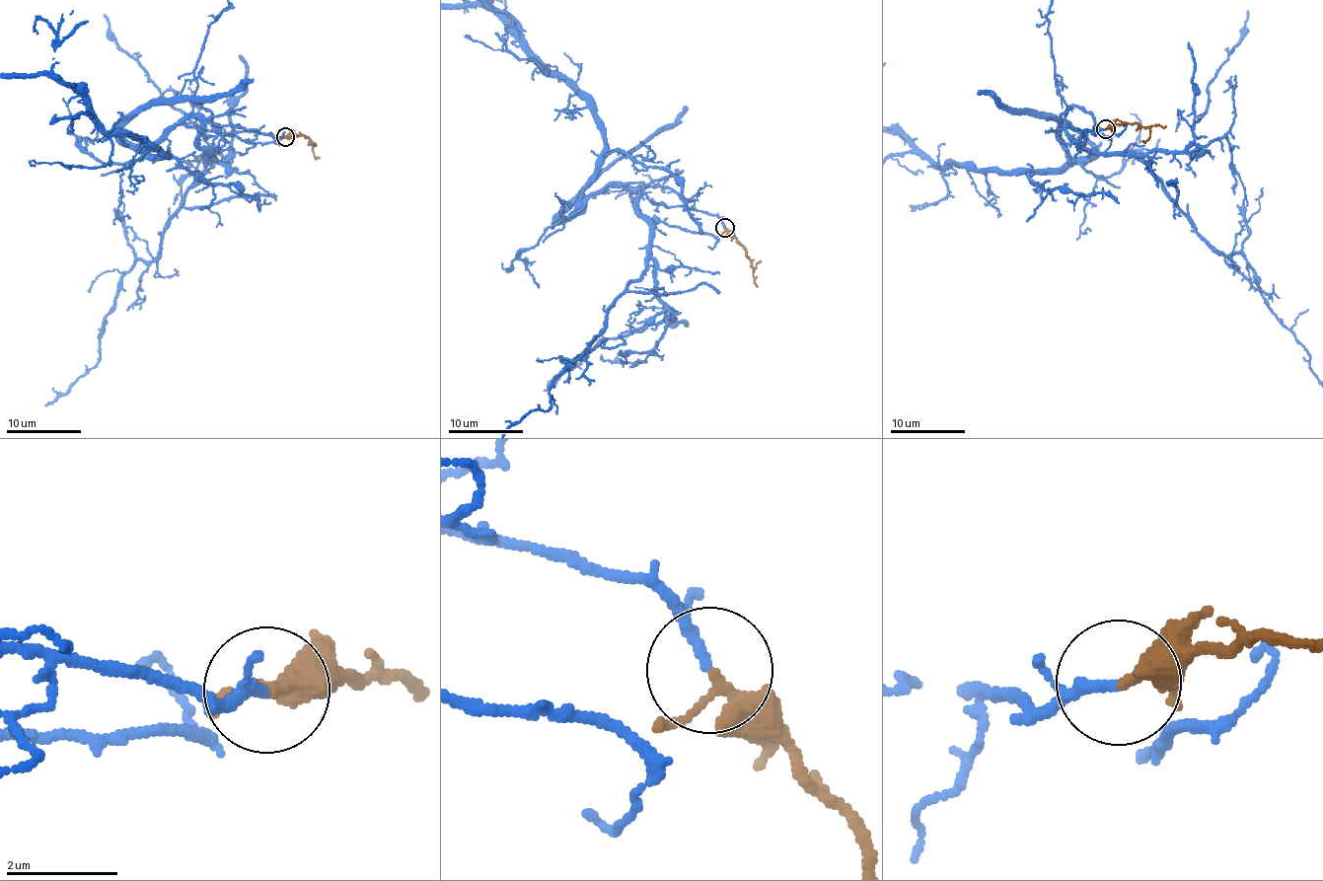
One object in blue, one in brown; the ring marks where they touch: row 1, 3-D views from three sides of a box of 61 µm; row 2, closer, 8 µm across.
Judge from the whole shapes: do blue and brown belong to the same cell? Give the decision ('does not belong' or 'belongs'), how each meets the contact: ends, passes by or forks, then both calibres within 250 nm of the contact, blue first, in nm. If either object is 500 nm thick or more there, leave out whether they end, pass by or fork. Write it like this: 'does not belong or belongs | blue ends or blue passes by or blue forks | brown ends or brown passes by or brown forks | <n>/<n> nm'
belongs | blue ends | brown passes by | 190/200 nm

